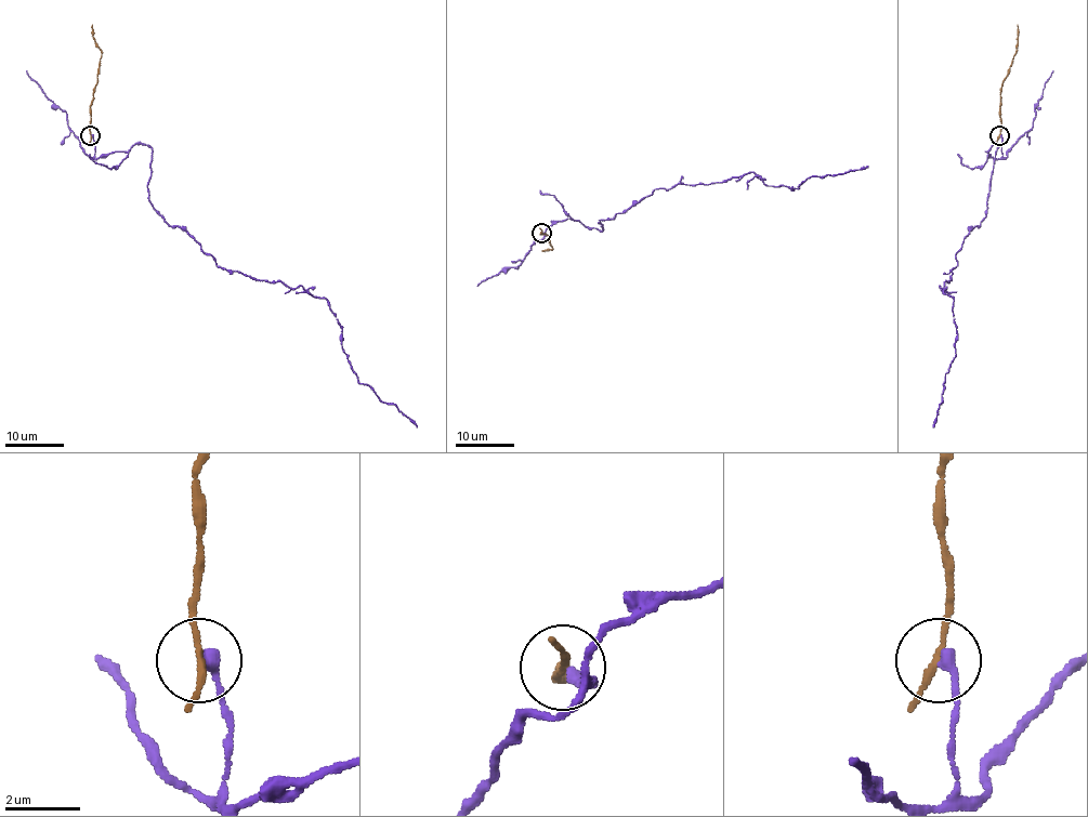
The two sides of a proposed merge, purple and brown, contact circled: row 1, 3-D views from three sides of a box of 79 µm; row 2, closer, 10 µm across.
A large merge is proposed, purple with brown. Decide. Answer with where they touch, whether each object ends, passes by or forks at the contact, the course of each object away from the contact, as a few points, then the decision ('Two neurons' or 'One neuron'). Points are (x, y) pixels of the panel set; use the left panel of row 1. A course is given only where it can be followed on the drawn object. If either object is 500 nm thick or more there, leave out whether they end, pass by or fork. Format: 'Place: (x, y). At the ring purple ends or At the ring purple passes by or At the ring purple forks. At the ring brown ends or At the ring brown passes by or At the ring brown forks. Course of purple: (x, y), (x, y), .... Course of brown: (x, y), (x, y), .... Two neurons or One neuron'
Place: (90, 135). At the ring purple ends. At the ring brown passes by. Course of purple: (91, 136), (93, 158), (136, 143), (151, 149), (153, 208), (218, 266), (327, 300), (361, 383), (417, 427). Course of brown: (91, 136), (89, 121), (101, 51), (93, 38), (92, 25). Two neurons

